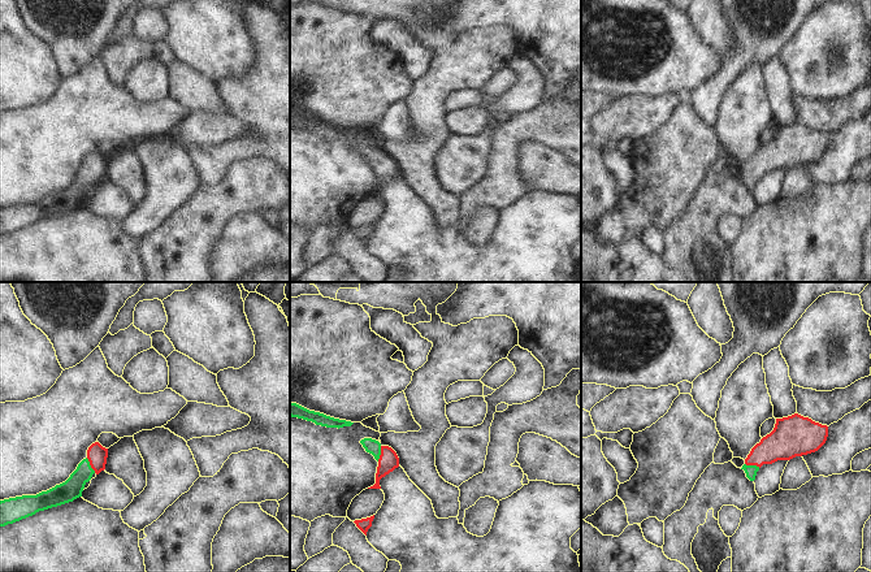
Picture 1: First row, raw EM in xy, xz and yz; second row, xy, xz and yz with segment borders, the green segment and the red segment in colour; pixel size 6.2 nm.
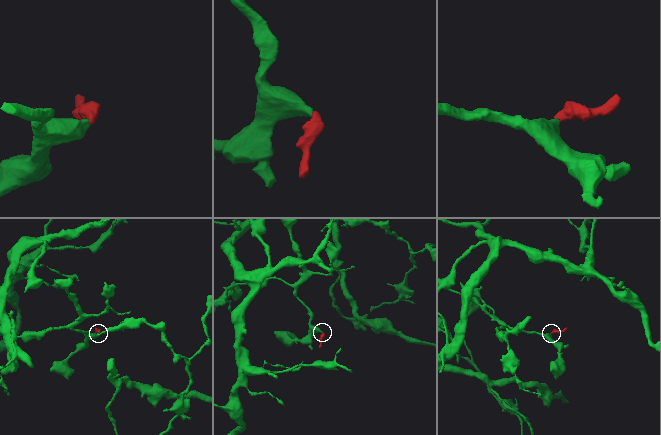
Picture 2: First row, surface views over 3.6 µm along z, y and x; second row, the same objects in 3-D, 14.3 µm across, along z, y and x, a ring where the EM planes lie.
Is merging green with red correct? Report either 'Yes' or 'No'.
Yes.

